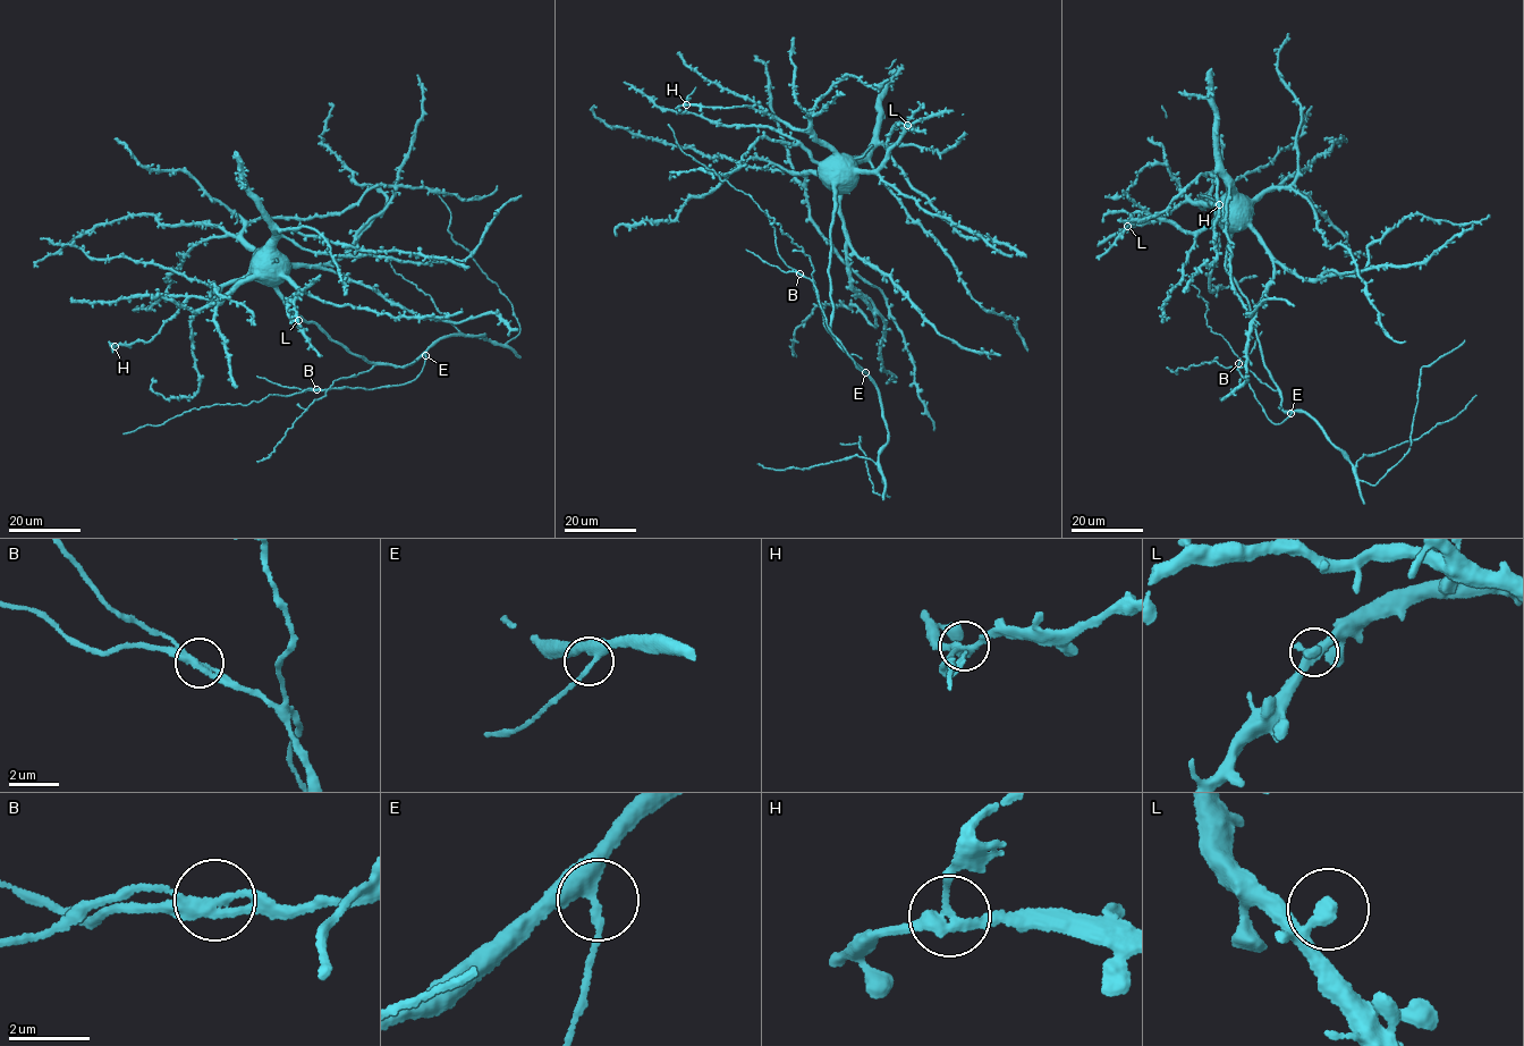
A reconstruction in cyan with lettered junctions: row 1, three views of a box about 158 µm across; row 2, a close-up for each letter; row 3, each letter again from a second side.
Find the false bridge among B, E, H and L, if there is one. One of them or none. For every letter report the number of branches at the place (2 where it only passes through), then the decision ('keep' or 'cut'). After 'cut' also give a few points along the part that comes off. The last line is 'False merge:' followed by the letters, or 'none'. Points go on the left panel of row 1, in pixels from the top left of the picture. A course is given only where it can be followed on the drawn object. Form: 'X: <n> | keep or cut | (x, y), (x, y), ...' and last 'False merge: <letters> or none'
B: 3 | keep
E: 3 | keep
H: 3 | cut
L: 3 | keep
False merge: H

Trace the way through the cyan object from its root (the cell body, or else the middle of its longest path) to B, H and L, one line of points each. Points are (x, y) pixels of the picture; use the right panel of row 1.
B: (1233, 202), (1225, 262), (1246, 297), (1277, 389), (1247, 368), (1237, 369), (1238, 363)
H: (1233, 202), (1228, 193), (1217, 203), (1204, 203), (1212, 191), (1199, 203), (1203, 209), (1219, 204)
L: (1233, 202), (1234, 197), (1220, 216), (1195, 230), (1149, 216), (1127, 226)

